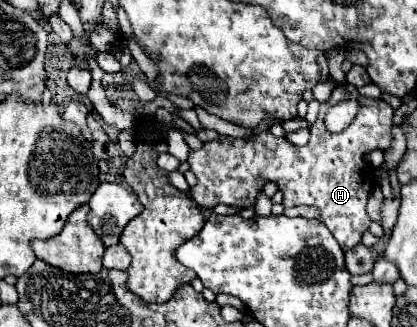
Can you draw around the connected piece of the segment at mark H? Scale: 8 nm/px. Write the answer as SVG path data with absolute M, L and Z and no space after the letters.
M358 95L358 103L360 111L356 119L342 133L330 133L324 127L320 109L316 123L310 127L310 141L304 147L296 147L284 137L274 137L270 131L244 139L218 137L206 141L188 155L190 171L198 179L190 189L190 197L204 209L214 209L218 203L246 209L256 205L262 187L272 181L284 195L284 207L318 207L322 211L322 223L328 225L340 247L344 251L356 247L372 223L366 213L366 201L374 187L374 171L364 157L374 149L388 149L392 145L394 117L394 109L384 99Z

